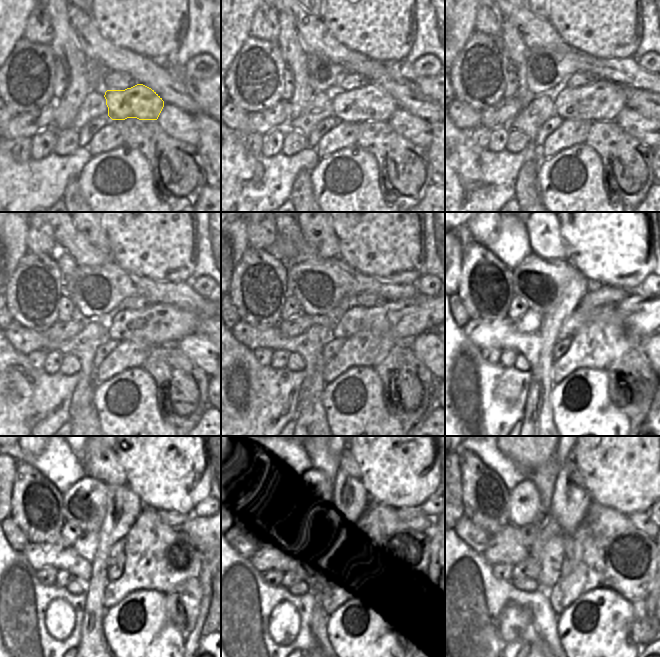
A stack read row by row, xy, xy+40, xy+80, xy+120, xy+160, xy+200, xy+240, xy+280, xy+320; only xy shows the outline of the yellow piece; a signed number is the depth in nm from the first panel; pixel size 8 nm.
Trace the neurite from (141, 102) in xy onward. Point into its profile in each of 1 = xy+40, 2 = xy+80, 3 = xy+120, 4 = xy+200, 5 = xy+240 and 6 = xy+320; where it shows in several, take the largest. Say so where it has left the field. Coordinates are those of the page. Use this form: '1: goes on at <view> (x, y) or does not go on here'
1: goes on at xy+40 (371, 103)
2: goes on at xy+80 (601, 102)
3: goes on at xy+120 (160, 323)
4: goes on at xy+200 (645, 313)
5: goes on at xy+240 (200, 530)
6: goes on at xy+320 (551, 561)

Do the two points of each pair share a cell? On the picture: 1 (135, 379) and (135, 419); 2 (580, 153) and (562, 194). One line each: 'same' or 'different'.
1: same
2: same

